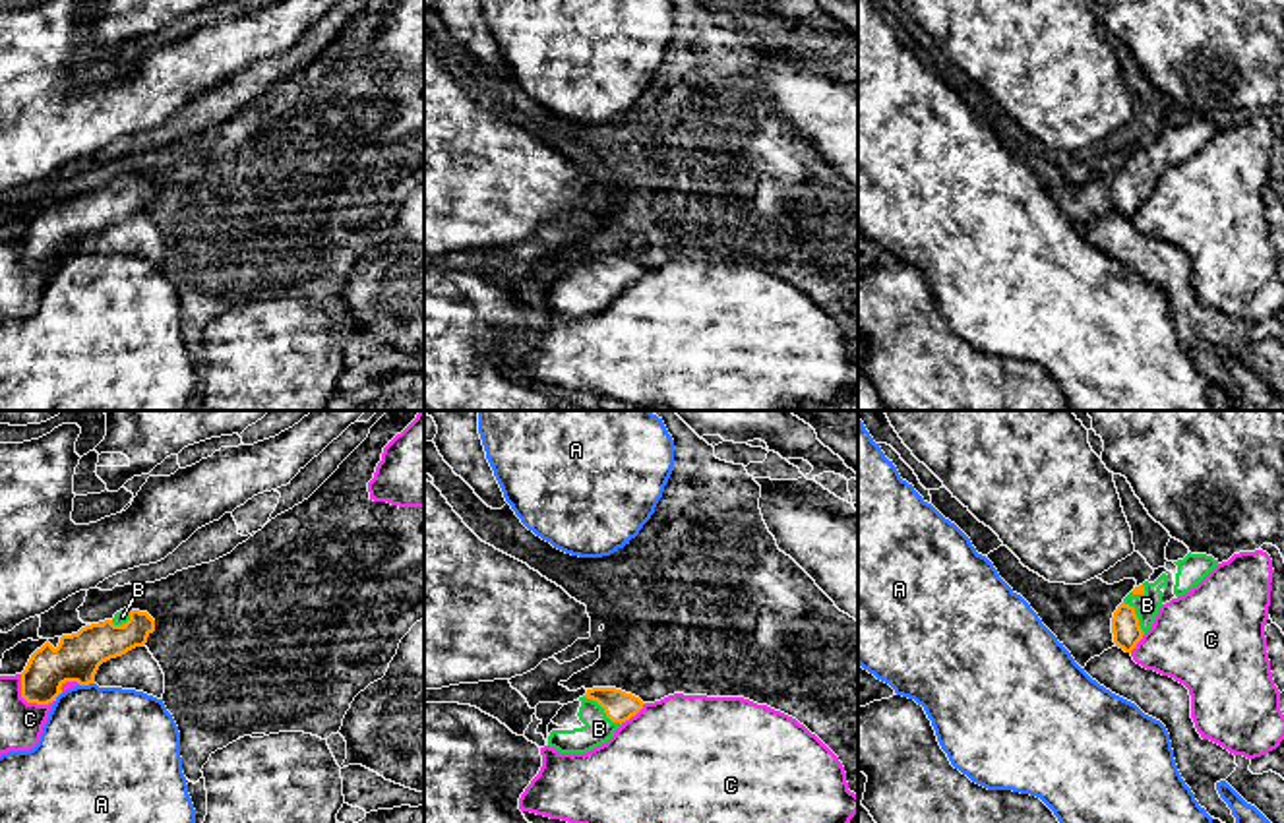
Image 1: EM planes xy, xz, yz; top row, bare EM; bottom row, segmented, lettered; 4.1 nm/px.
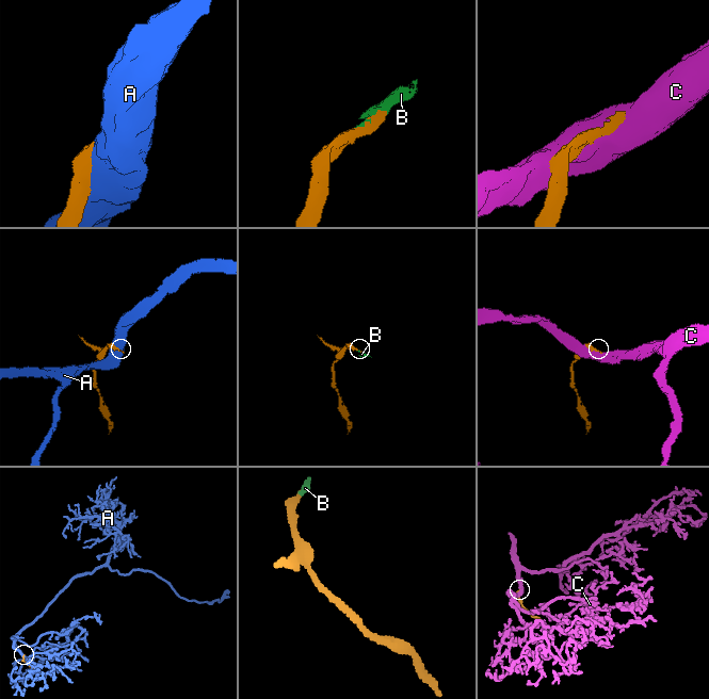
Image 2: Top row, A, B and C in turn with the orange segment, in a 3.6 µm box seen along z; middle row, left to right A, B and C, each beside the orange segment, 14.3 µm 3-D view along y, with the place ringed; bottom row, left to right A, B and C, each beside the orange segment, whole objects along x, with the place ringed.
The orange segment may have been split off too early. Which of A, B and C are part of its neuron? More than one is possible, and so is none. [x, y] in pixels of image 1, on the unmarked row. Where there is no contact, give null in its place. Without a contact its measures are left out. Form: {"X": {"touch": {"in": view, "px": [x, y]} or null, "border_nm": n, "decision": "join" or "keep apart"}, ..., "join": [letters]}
{"A": {"touch": {"in": "xy", "px": [86, 250]}, "border_nm": 70, "decision": "keep apart"}, "B": {"touch": {"in": "xz", "px": [603, 274]}, "border_nm": 200, "decision": "join"}, "C": {"touch": {"in": "xy", "px": [28, 268]}, "border_nm": 180, "decision": "keep apart"}, "join": ["B"]}

